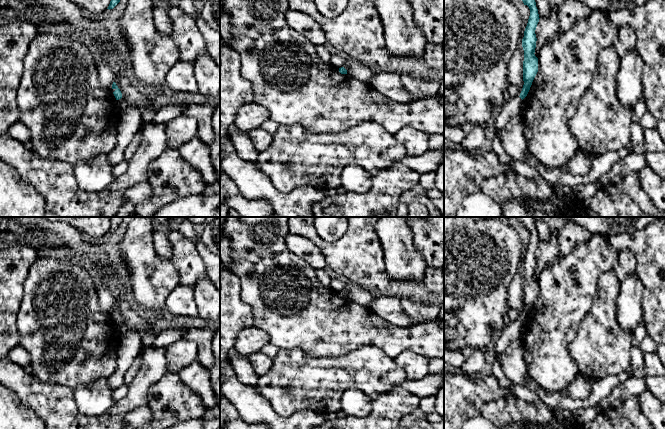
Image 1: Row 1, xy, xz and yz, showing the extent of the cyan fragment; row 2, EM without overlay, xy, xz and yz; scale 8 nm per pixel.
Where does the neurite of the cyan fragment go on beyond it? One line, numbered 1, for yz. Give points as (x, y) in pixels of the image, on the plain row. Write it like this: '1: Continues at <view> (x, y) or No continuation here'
1: Continues at yz (513, 330)

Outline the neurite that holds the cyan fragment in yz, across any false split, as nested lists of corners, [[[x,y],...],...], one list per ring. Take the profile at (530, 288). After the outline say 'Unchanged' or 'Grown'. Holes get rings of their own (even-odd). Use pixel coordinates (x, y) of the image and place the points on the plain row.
[[[518,217],[524,229],[530,233],[530,240],[522,263],[524,274],[523,285],[523,305],[524,309],[519,321],[507,322],[502,334],[495,341],[495,351],[497,354],[503,353],[508,345],[518,339],[523,332],[523,323],[527,320],[532,306],[538,296],[538,282],[535,280],[536,258],[535,254],[539,246],[538,233],[536,231],[534,217]]]. Grown

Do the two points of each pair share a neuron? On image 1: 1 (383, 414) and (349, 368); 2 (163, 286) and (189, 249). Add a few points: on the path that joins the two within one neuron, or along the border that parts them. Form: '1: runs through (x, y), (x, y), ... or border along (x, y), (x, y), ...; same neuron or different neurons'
1: border along (391, 389), (372, 399); different neurons
2: border along (168, 259), (178, 274), (179, 284); different neurons

